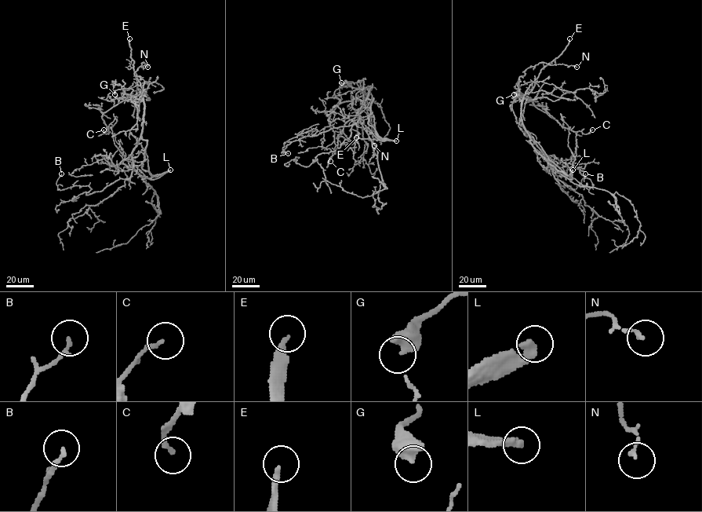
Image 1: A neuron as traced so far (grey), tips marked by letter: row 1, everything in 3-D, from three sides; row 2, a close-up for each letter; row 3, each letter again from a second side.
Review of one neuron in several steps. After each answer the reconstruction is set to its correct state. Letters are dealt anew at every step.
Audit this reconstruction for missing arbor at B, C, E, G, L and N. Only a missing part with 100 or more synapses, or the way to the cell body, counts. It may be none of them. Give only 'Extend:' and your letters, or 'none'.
Extend: E, L

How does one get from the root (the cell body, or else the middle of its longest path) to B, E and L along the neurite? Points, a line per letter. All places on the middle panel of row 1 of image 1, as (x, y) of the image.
B: (358, 115), (353, 124), (315, 136), (318, 130), (313, 129), (289, 139), (282, 149), (288, 153)
E: (358, 115), (370, 89), (370, 93), (360, 110), (356, 137)
L: (358, 115), (364, 124), (376, 137), (382, 140), (396, 140)

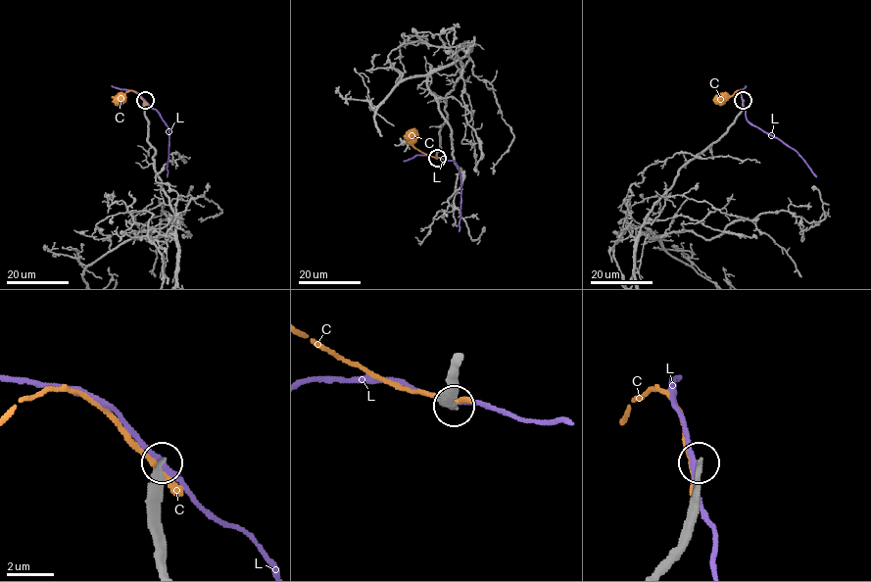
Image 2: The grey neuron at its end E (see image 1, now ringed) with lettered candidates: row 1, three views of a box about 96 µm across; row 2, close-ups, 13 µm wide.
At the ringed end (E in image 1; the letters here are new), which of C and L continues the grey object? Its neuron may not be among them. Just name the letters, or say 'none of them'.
none of them

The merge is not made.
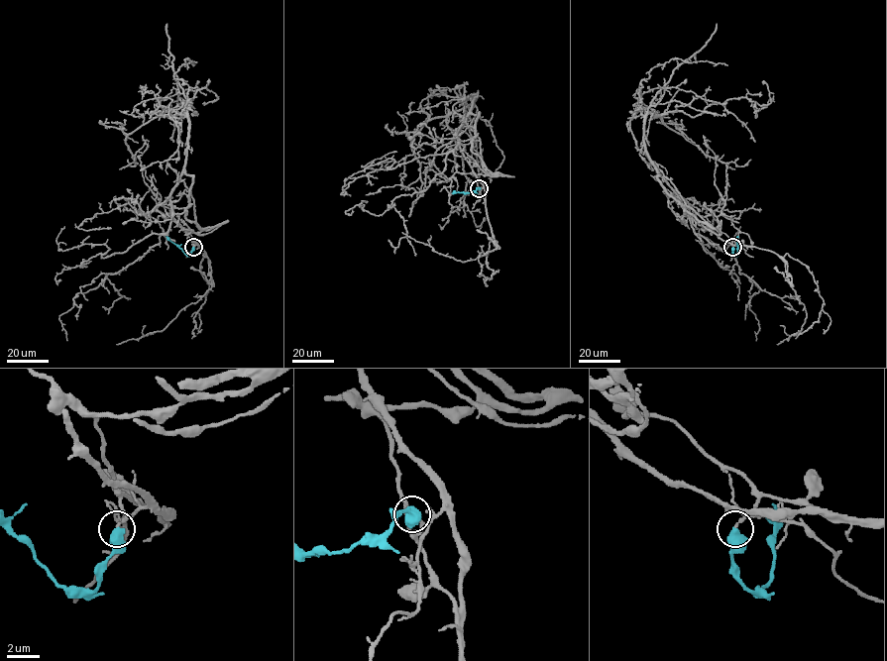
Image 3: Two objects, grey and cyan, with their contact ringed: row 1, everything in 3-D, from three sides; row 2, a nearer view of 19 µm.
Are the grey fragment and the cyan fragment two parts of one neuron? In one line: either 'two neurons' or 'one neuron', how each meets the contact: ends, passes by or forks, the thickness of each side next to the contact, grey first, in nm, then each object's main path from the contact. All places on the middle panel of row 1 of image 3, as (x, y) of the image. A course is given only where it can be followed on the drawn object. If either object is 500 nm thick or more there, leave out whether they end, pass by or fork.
one neuron; calibres 170 and 650 nm; course grey (479, 188), (456, 136), (474, 99), (446, 124), (462, 155), (464, 202), (477, 226), (485, 217); course cyan (479, 188), (471, 193), (452, 193)

